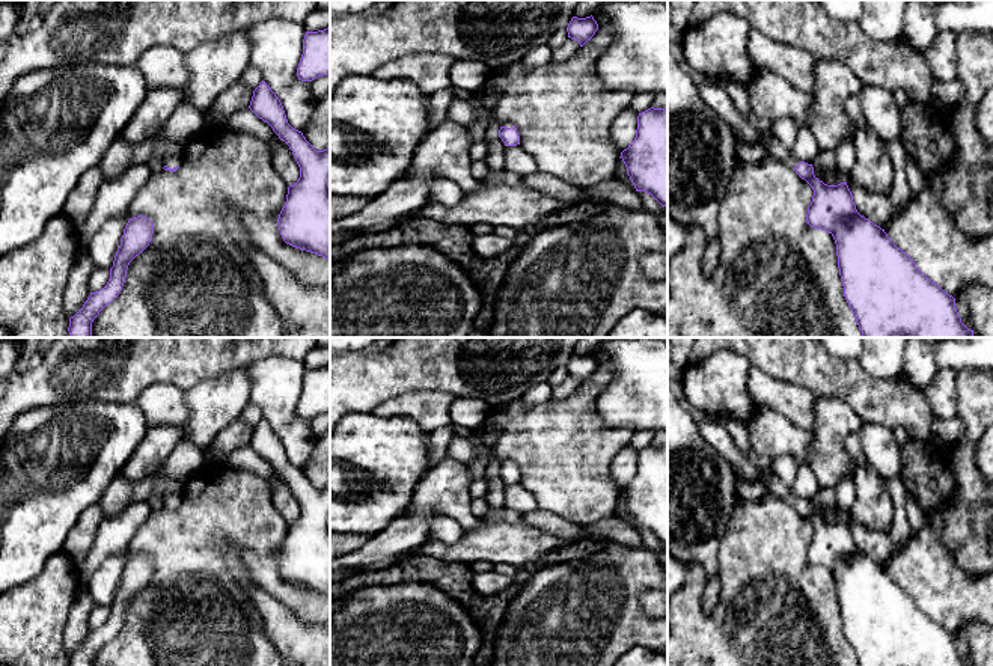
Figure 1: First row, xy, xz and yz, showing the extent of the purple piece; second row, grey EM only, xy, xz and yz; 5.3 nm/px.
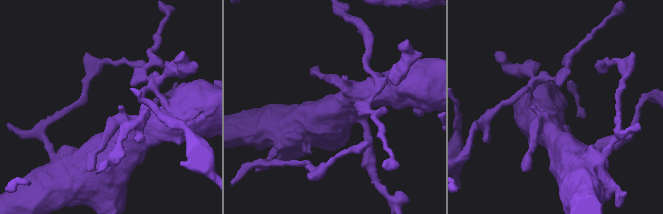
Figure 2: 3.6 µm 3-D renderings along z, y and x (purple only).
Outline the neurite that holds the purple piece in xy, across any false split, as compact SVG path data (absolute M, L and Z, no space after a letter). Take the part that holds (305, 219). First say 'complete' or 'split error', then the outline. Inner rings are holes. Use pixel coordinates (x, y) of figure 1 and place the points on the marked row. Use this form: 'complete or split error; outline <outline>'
complete; outline M261 81L249 108L283 140L300 167L300 178L288 187L277 226L283 241L330 261L330 146L315 151L301 131L288 124L283 105Z

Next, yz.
split error; outline M696 69L690 72L701 98L732 130L734 139L743 143L761 142L773 160L793 167L814 190L806 221L814 229L829 232L836 244L838 268L844 297L856 318L863 338L975 338L958 316L955 298L931 282L915 261L898 249L885 229L860 215L847 182L827 185L814 175L812 164L799 161L770 131L756 130L734 105L720 83L711 83Z

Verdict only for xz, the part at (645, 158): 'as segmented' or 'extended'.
as segmented

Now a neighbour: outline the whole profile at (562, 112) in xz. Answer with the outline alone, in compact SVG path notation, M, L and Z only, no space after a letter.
M598 27L595 35L567 62L550 60L542 66L527 68L520 60L505 68L491 69L497 89L494 119L499 127L506 124L515 127L520 145L535 157L539 172L558 176L580 188L591 188L615 178L621 152L612 140L612 125L637 93L633 87L609 89L597 72L598 59L610 48L615 38L613 29Z

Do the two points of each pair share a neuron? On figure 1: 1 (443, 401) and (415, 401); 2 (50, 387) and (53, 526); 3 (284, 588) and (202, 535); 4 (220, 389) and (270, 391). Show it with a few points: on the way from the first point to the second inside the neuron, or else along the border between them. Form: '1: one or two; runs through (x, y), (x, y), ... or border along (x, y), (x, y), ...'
1: one; runs through (436, 401), (422, 401)
2: two; border along (85, 401), (68, 406), (30, 407), (17, 418)
3: one; runs through (262, 567), (232, 535), (223, 535)
4: two; border along (247, 365), (249, 401)

